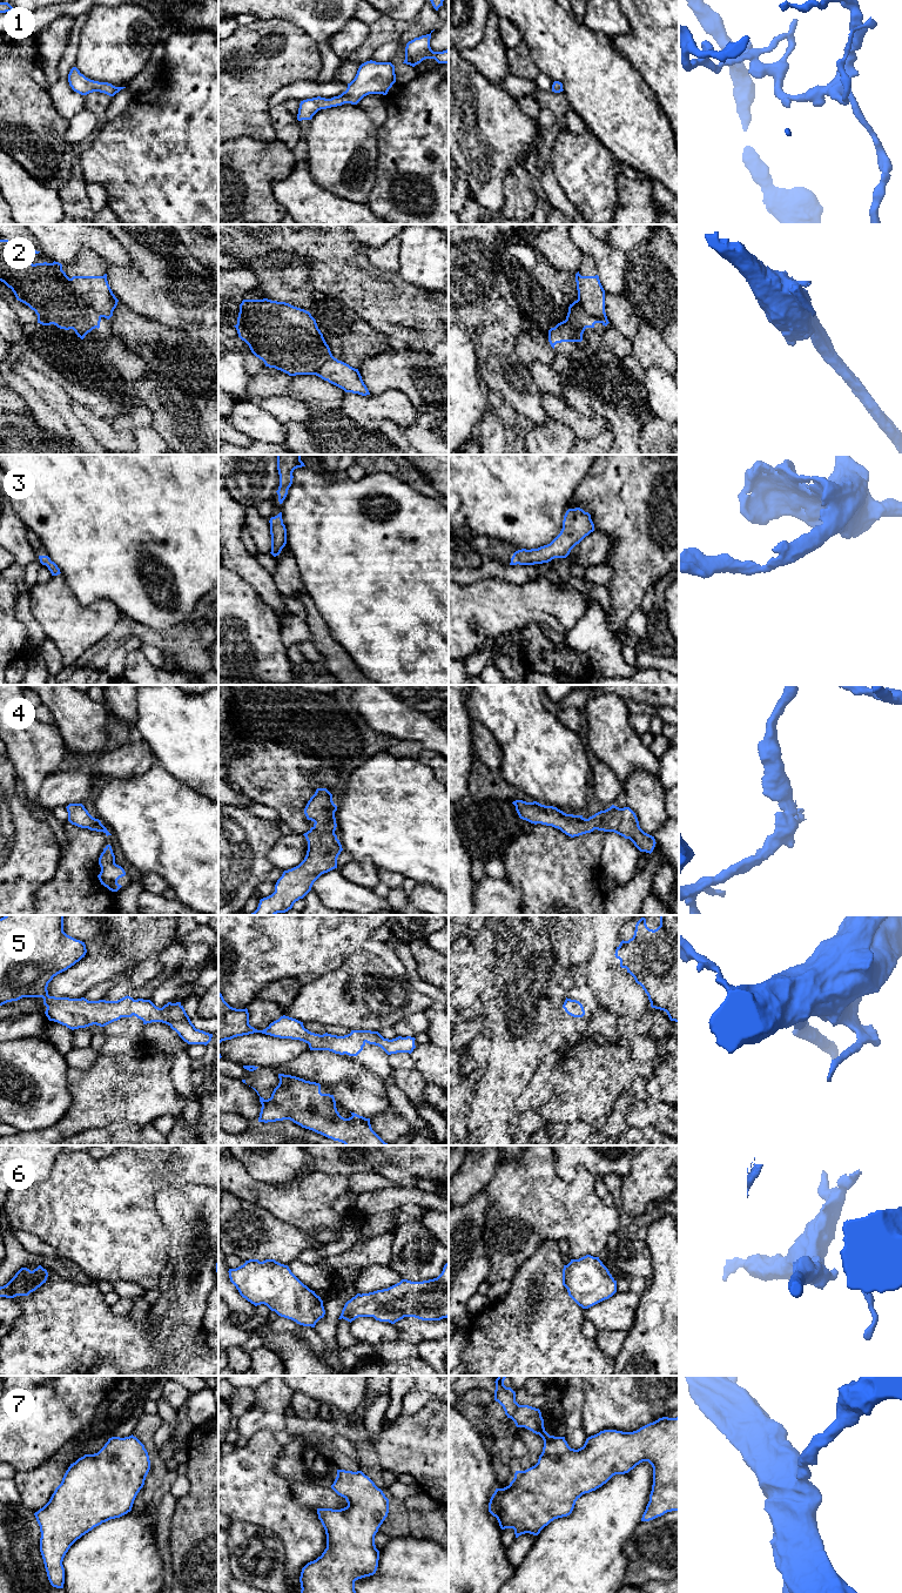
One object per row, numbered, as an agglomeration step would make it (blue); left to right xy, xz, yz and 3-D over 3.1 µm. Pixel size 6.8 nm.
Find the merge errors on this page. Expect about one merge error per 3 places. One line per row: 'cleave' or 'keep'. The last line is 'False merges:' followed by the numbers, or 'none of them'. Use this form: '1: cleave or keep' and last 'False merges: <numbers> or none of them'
1: keep
2: cleave
3: keep
4: keep
5: keep
6: cleave
7: keep
False merges: 2, 6

